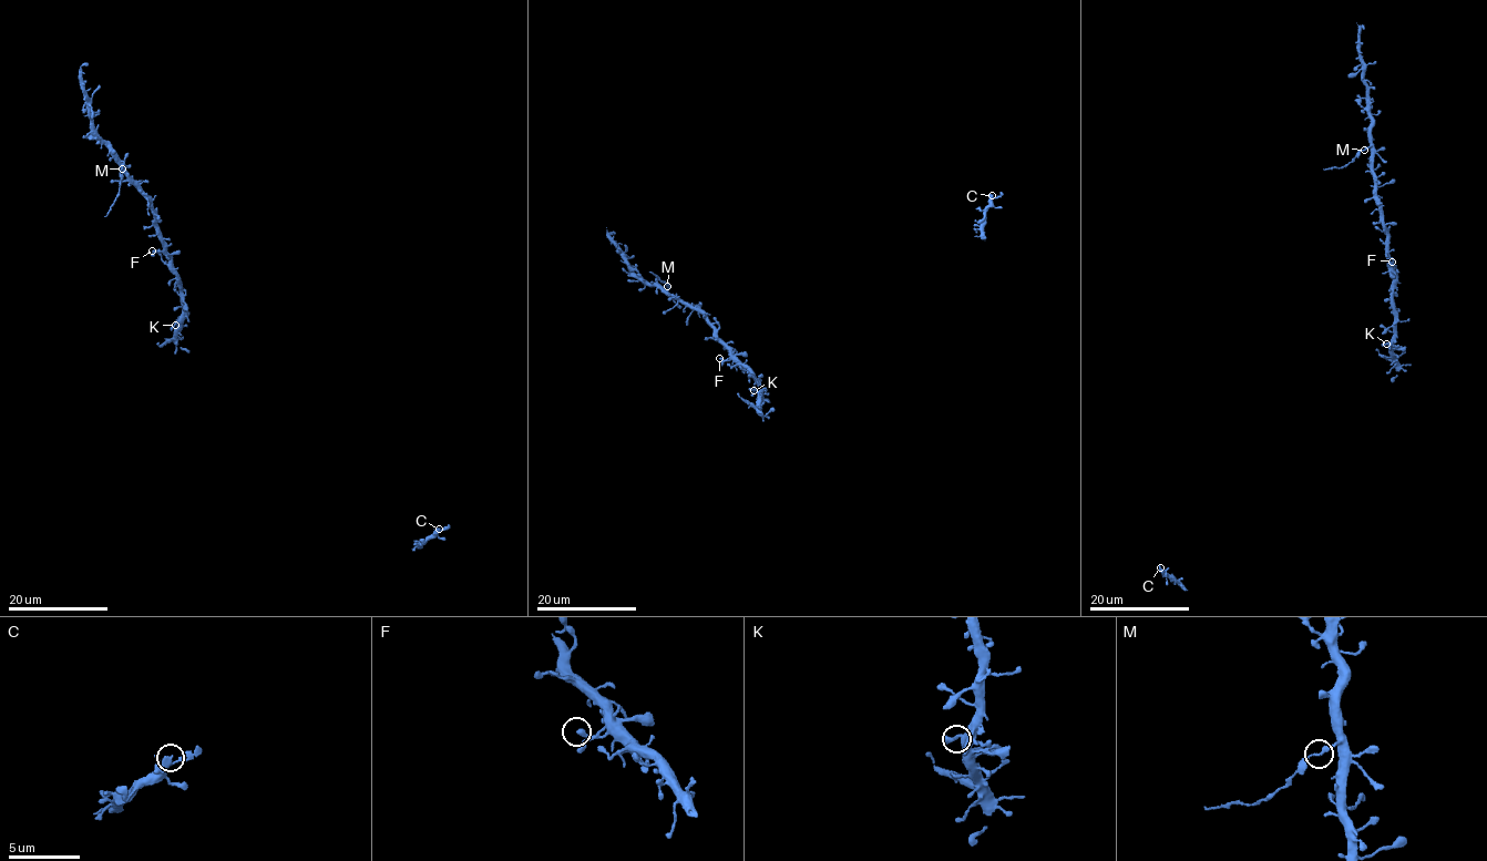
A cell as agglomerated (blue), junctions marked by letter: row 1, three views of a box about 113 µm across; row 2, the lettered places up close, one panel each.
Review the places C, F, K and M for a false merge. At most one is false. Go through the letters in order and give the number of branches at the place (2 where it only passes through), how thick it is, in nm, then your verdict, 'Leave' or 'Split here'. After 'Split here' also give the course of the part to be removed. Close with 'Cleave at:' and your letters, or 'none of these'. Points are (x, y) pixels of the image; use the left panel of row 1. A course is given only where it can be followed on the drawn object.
C: Branches: 2. Thickness 280 nm. Leave
F: Branches: 2. Thickness 240 nm. Leave
K: Branches: 2. Thickness 240 nm. Leave
M: Branches: 2. Thickness 240 nm. Split here. Course of the part to remove: (121, 168), (119, 193), (104, 217)
Cleave at: M

